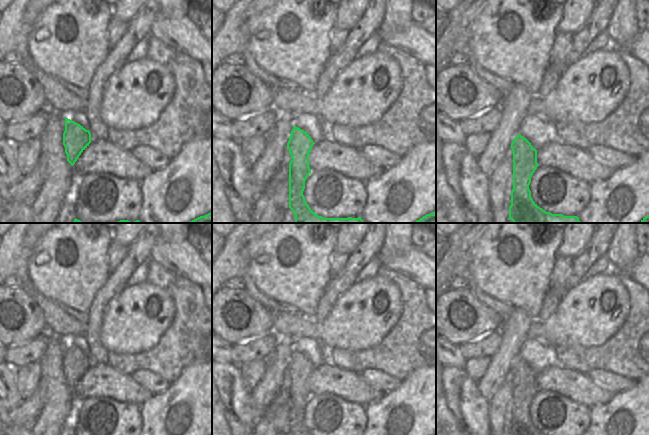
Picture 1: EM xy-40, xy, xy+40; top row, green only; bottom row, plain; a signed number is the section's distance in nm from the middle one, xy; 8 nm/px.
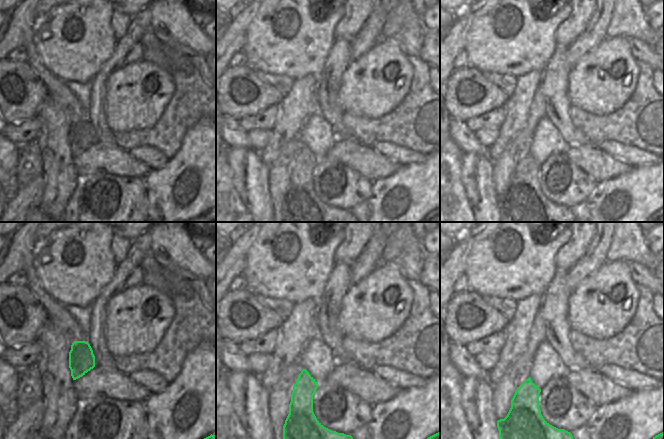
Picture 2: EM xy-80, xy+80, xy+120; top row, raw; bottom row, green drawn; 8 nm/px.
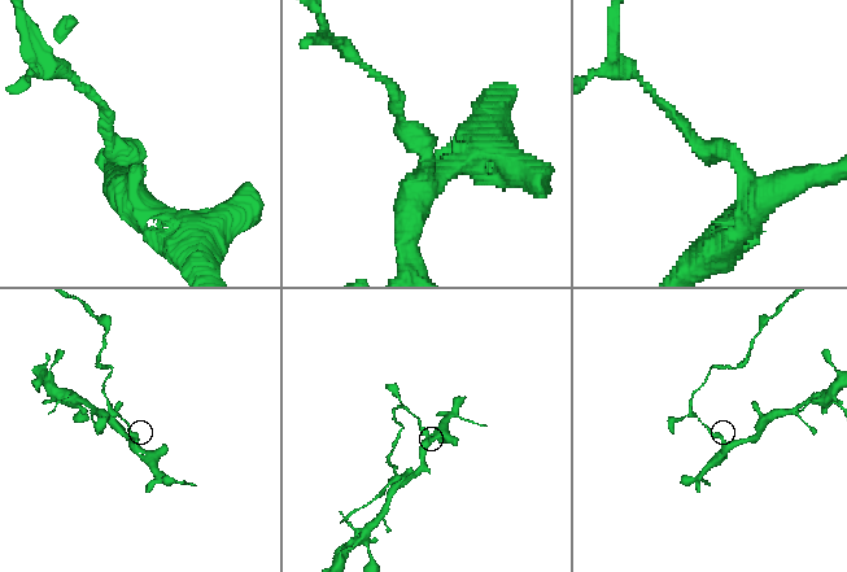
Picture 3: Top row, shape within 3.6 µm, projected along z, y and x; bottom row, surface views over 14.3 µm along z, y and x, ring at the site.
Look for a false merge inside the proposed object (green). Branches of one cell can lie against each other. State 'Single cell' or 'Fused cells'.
Fused cells.

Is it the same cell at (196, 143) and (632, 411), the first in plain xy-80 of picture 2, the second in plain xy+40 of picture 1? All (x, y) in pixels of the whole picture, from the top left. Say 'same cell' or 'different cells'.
same cell

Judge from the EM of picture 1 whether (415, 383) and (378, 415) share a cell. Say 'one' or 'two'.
one

